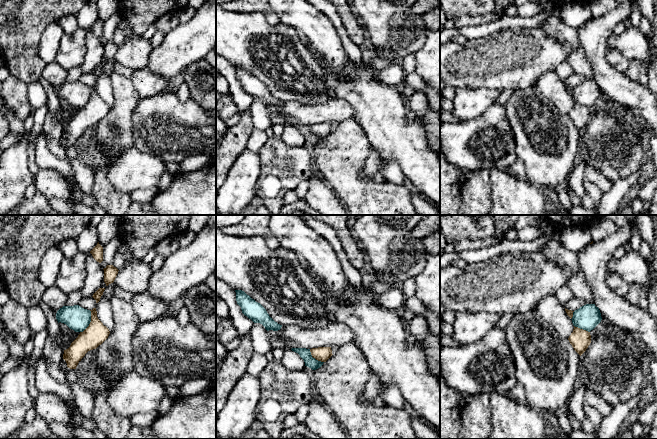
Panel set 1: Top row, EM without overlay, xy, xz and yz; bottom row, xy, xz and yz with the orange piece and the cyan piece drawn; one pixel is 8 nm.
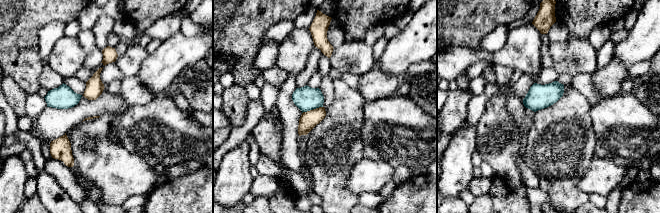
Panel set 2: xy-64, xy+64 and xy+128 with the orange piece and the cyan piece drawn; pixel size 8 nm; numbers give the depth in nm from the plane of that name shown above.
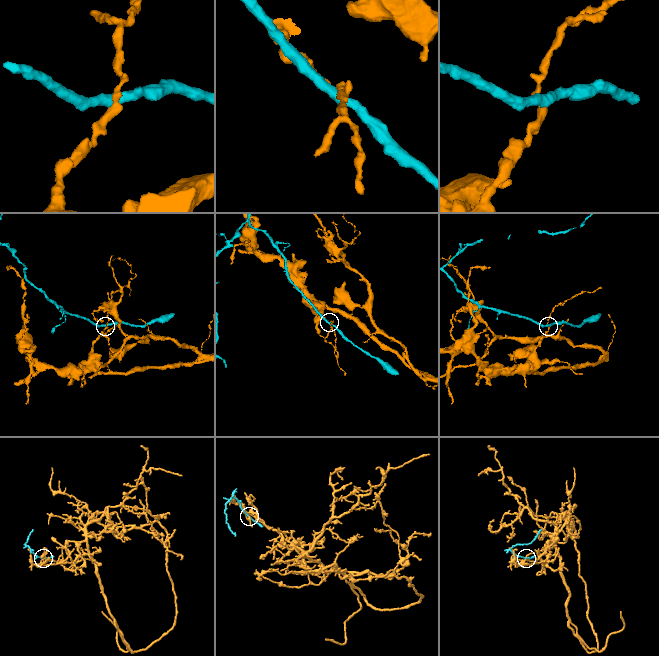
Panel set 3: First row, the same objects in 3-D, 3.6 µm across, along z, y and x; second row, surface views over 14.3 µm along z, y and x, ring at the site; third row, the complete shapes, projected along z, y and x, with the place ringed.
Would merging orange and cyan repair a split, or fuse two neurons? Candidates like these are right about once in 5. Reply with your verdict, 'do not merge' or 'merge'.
do not merge

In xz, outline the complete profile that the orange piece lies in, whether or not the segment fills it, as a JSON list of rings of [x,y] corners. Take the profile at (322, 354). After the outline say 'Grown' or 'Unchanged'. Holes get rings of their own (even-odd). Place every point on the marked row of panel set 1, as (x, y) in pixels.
[[[331,347],[312,348],[310,352],[313,358],[321,362],[326,362],[333,355]]]. Unchanged

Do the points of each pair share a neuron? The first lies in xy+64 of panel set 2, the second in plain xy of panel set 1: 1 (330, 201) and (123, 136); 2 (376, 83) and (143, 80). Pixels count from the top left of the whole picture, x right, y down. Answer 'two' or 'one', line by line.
1: one
2: one

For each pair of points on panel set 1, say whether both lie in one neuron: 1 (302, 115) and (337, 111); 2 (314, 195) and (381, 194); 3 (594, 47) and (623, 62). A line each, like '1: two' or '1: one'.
1: one
2: two
3: two

